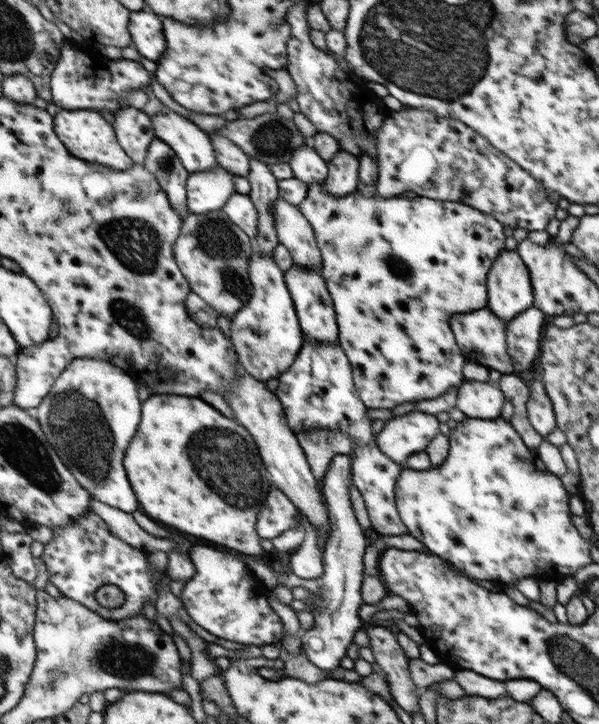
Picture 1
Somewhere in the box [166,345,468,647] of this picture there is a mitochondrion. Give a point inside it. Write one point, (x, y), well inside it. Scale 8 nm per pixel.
(208, 449)

